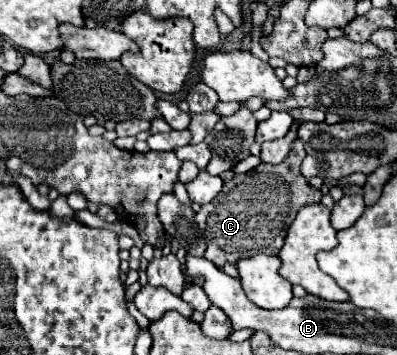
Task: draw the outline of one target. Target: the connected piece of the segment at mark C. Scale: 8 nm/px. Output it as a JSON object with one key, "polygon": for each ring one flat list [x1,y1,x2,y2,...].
{"polygon":[[294,140,292,152,284,158,282,164,258,164,246,174,236,174,232,180,224,182,220,196,210,204,202,204,196,214,198,230,206,240,204,256,214,262,218,268,224,264,234,264,240,258,270,254,276,256,288,228,288,214,294,220,294,212,302,204,320,203,322,193,310,186,308,180,300,174,300,162,304,160,304,146,300,140]]}

